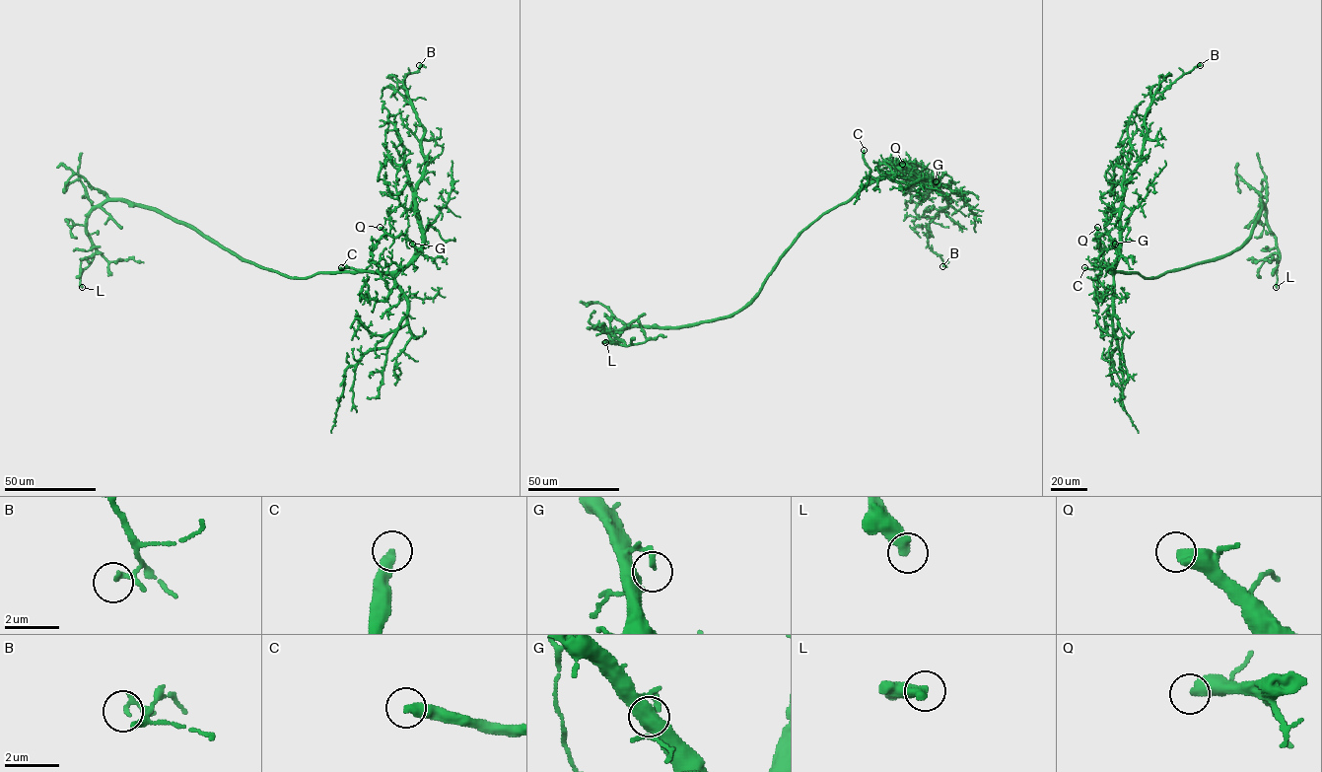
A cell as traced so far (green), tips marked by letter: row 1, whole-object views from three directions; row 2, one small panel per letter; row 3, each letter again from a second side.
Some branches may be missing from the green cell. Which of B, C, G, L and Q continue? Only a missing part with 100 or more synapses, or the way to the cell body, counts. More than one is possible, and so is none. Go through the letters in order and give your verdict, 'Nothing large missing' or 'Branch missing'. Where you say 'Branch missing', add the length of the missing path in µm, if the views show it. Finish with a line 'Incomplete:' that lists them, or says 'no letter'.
B: Nothing large missing
C: Branch missing. Missing length about 40 µm
G: Nothing large missing
L: Nothing large missing
Q: Branch missing. Missing length about 30 µm
Incomplete: C, Q

